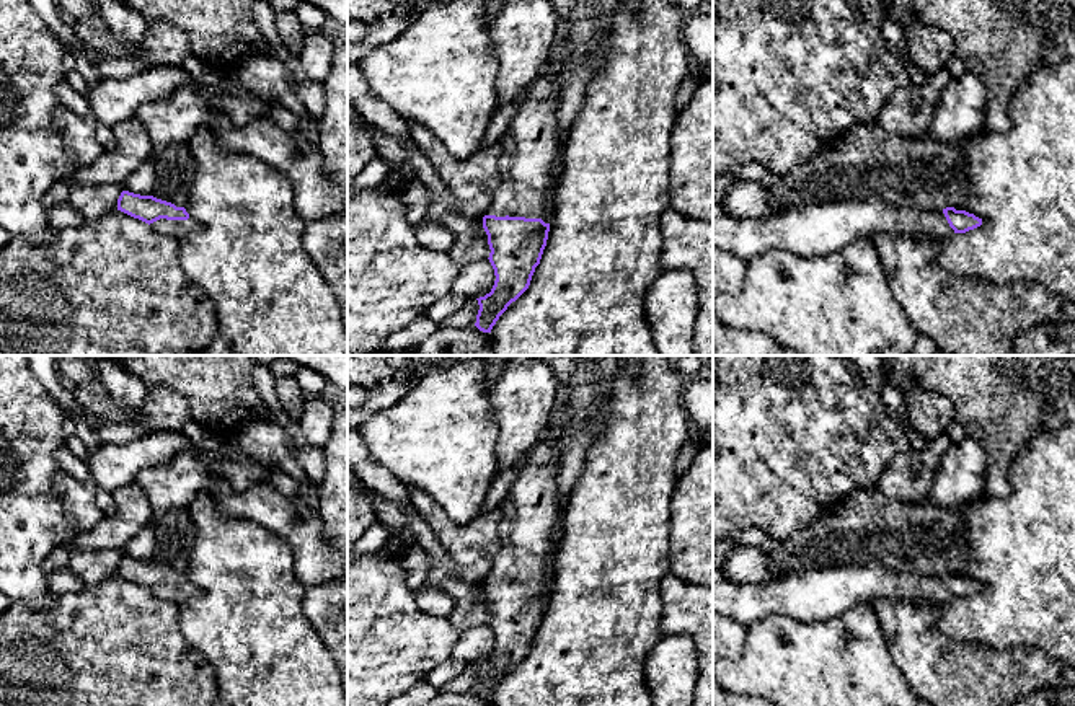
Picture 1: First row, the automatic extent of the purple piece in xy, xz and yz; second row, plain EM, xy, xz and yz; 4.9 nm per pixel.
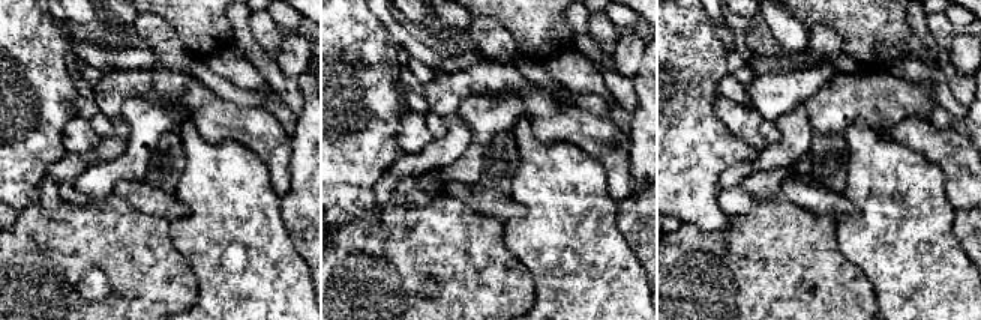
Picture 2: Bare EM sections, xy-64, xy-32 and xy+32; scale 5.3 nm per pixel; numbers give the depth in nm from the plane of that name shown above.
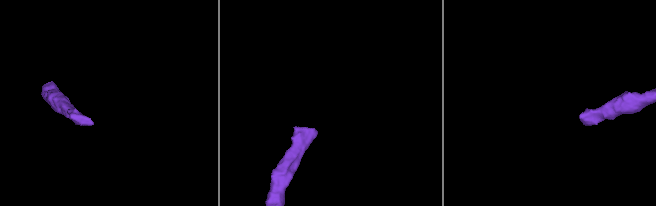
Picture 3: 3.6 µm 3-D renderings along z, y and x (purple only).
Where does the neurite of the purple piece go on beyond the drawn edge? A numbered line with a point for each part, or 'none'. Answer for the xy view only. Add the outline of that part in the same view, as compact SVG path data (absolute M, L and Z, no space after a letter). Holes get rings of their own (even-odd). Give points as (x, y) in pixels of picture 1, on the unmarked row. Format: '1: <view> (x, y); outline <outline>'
1: xy (178, 594); outline M191 582L188 585L166 585L160 584L150 589L153 595L173 600L175 603L181 605L183 602L197 597L201 592Z

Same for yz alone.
1: yz (811, 595); outline M860 566L807 569L768 584L713 584L713 610L745 628L768 615L827 621L881 597L933 603L954 598L943 576Z

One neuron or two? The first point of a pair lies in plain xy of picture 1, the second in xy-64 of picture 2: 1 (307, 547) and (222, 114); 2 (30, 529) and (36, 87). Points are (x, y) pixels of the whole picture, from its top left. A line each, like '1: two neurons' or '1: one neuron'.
1: one neuron
2: one neuron

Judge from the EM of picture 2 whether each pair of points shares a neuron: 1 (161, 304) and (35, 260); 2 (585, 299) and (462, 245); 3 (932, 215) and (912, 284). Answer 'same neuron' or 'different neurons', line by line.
1: same neuron
2: different neurons
3: same neuron

